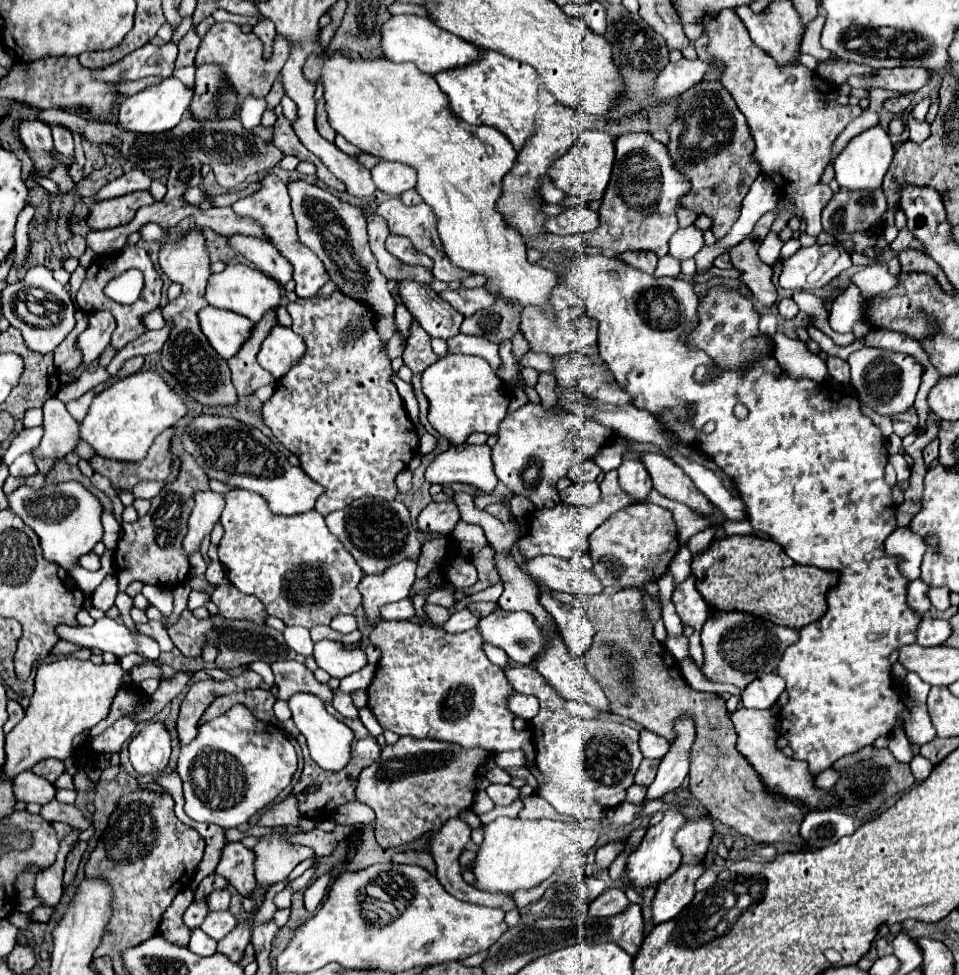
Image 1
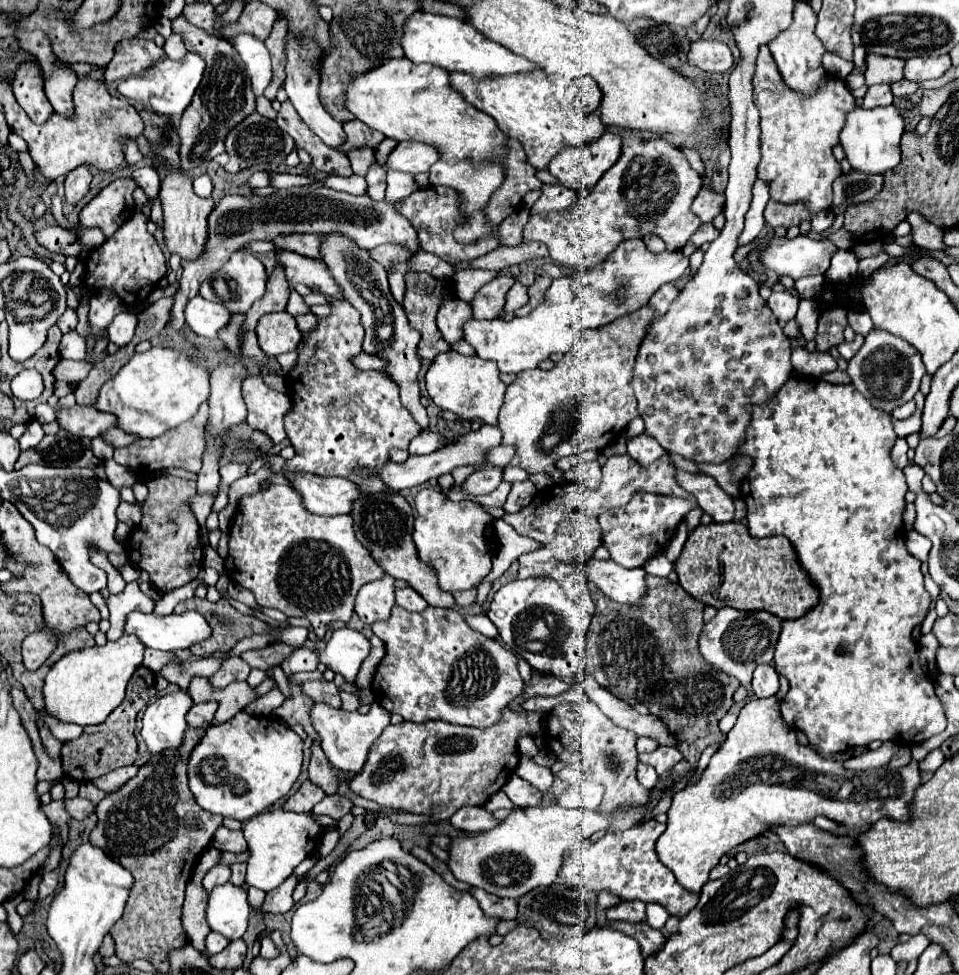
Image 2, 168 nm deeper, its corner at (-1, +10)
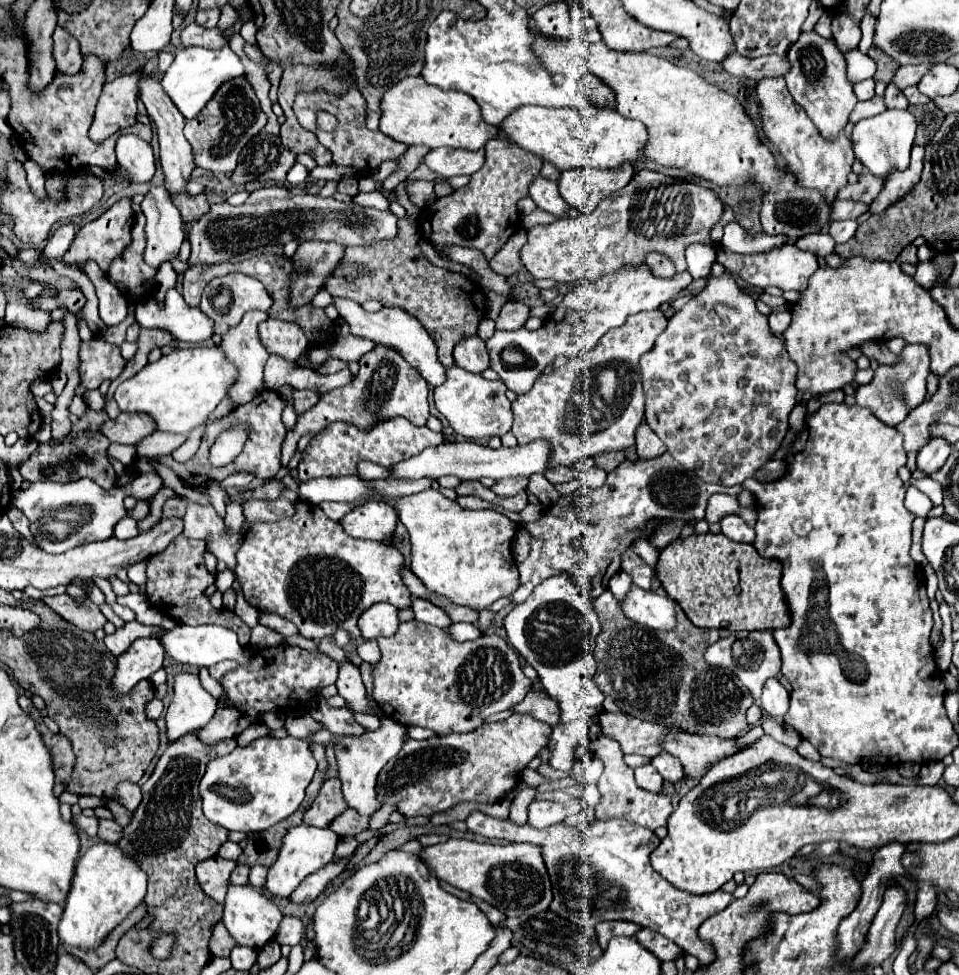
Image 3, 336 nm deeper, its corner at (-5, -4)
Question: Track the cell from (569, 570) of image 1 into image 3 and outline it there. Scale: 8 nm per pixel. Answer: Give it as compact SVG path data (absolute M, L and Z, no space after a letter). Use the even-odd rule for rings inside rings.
M631 585L631 591L619 601L621 611L631 621L651 627L651 629L673 629L675 607L669 597L661 597L655 591L645 591Z

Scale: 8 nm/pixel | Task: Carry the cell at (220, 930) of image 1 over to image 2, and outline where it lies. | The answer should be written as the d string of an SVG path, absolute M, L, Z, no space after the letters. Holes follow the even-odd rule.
M227 881L209 893L207 923L213 931L231 939L241 939L249 925L249 913L251 907L247 901L247 889Z

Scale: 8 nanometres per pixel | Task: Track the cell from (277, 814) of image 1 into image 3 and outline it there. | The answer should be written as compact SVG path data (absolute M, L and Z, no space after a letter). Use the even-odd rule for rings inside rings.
M333 777L323 783L317 799L311 803L311 807L303 815L303 823L313 825L313 827L327 827L345 809L347 807L341 795L341 783L337 777Z

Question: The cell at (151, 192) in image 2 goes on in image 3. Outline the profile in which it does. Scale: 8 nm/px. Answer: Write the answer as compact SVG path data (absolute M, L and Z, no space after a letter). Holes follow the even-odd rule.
M151 187L141 203L143 215L147 217L147 249L145 261L151 267L159 267L179 253L183 243L181 213L173 205L171 195L165 187Z

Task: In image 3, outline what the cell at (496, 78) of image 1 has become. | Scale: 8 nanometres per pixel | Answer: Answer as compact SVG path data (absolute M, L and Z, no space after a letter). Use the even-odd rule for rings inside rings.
M523 105L511 111L499 125L501 133L521 149L553 163L559 171L577 167L617 169L625 161L641 157L641 147L647 131L641 121L629 121L613 109L587 109L577 111L571 107L539 107Z

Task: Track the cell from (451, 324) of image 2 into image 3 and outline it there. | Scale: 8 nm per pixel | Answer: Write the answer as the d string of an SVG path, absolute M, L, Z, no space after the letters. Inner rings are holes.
M479 335L461 337L461 341L453 349L453 357L455 357L455 365L471 373L481 373L489 367L489 355L485 349L485 341Z

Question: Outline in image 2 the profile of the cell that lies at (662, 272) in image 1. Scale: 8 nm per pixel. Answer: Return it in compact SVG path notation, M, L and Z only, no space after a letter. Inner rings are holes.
M625 239L621 241L621 245L617 245L617 249L597 267L589 267L589 269L581 269L577 271L577 275L567 275L567 277L559 277L553 279L551 287L545 293L545 301L531 311L527 317L515 317L511 321L507 319L493 319L493 321L479 321L479 319L471 319L465 323L465 341L471 343L477 351L477 355L481 359L491 359L499 365L501 373L521 373L527 369L537 367L543 359L547 359L551 353L567 353L567 349L571 347L575 335L583 329L599 329L619 317L625 317L629 311L637 311L645 305L645 301L649 301L649 297L665 283L673 283L677 281L689 267L689 259L681 253L681 251L663 251L663 253L651 253L643 239ZM621 285L625 285L625 301L621 301L621 305L613 305L613 301L609 301L609 293L613 289L621 289Z

